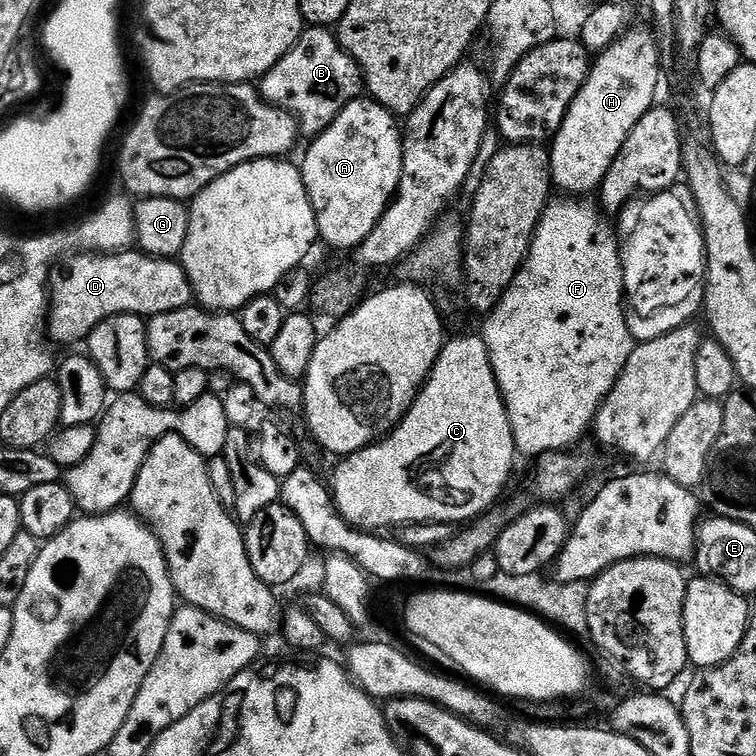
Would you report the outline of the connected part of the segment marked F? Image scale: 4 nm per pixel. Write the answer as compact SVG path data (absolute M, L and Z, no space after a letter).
M560 198L553 199L540 217L540 224L532 235L532 244L528 247L528 254L520 265L516 276L513 277L508 289L502 293L497 300L495 308L483 317L484 332L482 339L488 351L488 358L492 363L492 373L496 384L500 388L500 395L504 397L504 408L508 411L508 421L512 427L512 436L516 440L517 453L524 452L531 458L539 458L545 452L557 450L568 450L573 447L572 443L583 434L589 431L593 423L596 411L608 397L608 391L616 384L616 379L622 374L626 362L630 358L634 341L628 329L628 316L626 315L626 301L624 298L624 261L622 259L622 244L616 241L612 228L603 220L601 209L595 203L587 204L589 201L584 198Z

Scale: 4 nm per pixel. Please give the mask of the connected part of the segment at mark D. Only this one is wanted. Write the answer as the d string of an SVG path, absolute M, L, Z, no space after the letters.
M84 250L81 253L81 256L70 257L60 272L53 271L50 276L50 311L46 325L49 334L60 344L83 341L108 316L127 314L151 318L193 303L192 283L175 259L145 256L139 250L107 254Z

